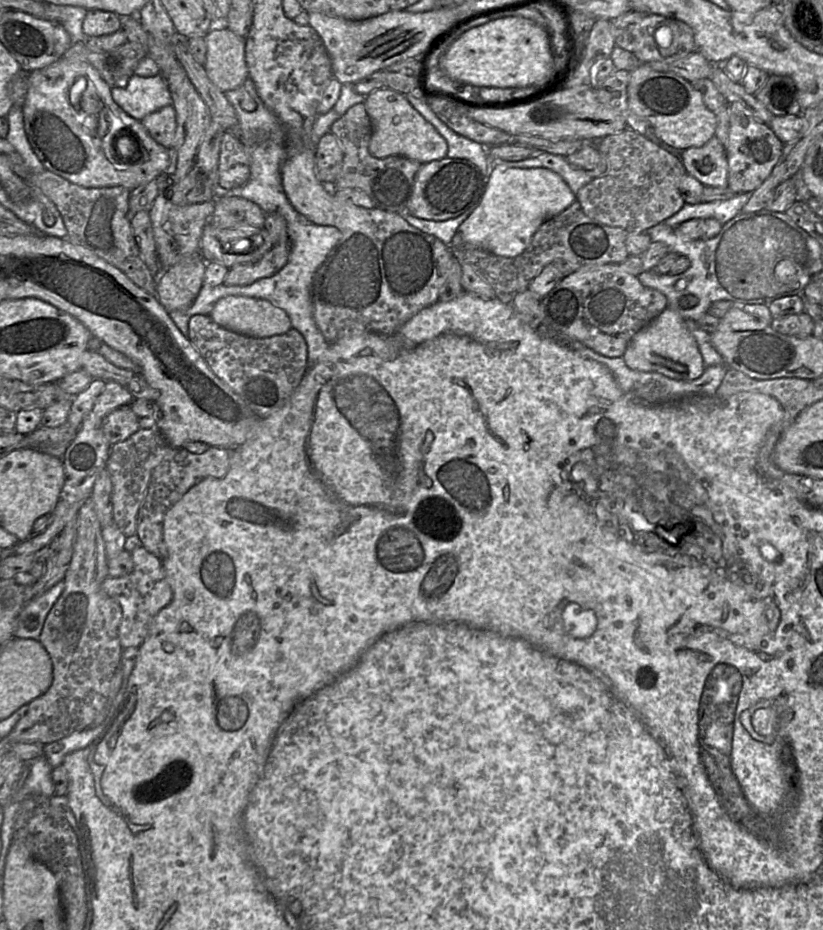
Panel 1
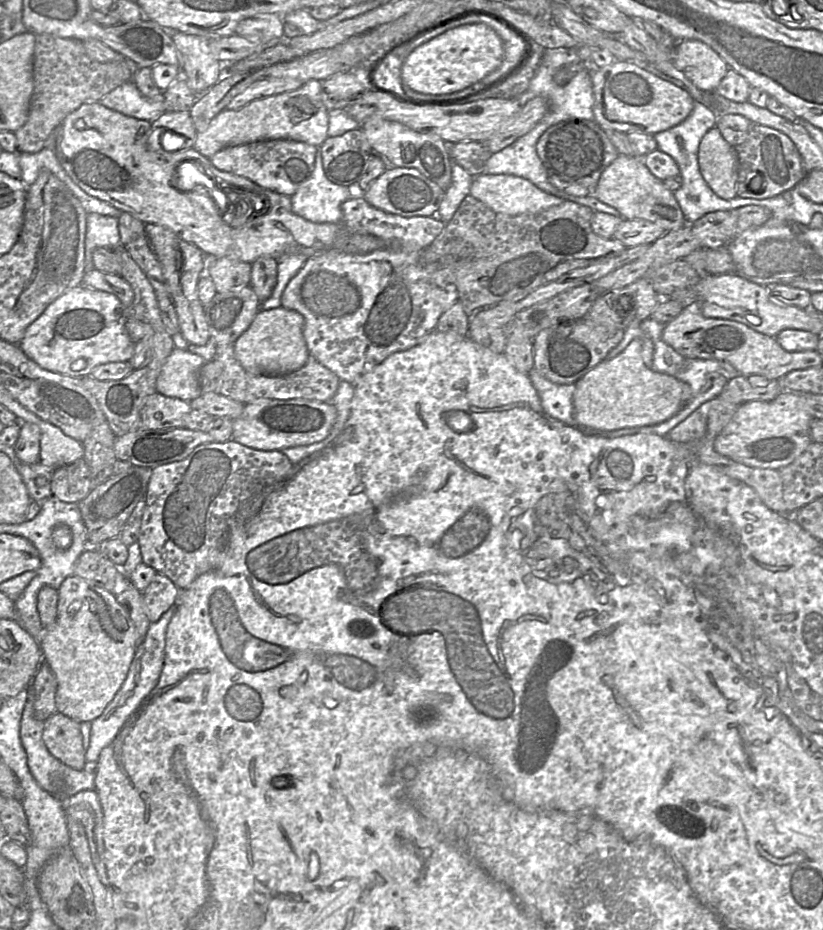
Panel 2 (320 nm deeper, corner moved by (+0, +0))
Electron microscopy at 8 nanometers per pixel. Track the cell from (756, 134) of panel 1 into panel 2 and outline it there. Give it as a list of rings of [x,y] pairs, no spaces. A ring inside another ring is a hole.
[[[721,123],[716,128],[735,149],[738,157],[736,195],[740,198],[766,199],[793,189],[807,175],[801,155],[792,140],[774,128],[752,124],[744,131],[734,130]]]

